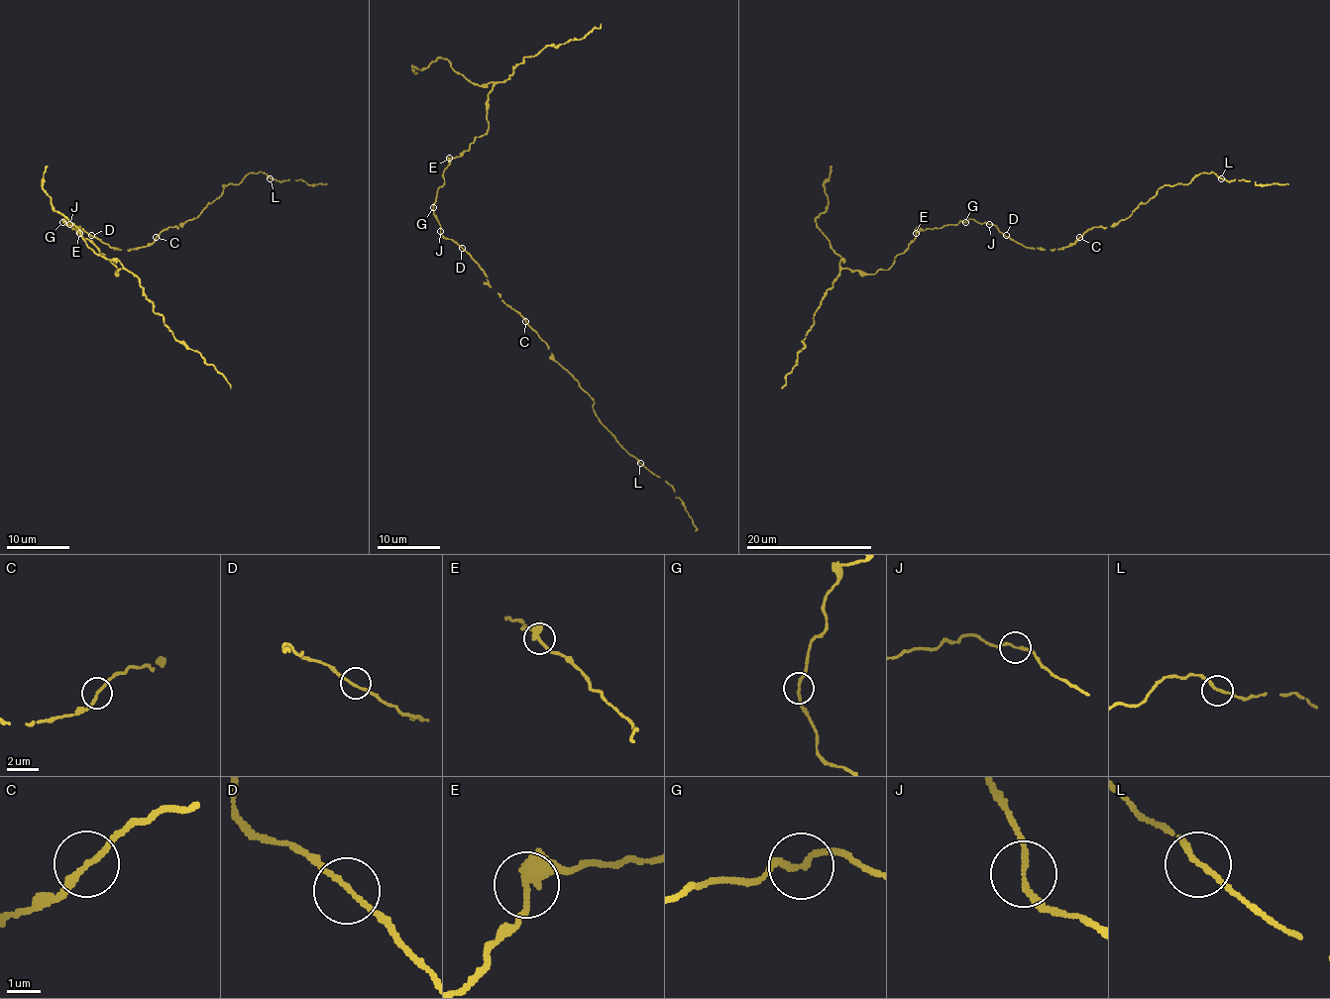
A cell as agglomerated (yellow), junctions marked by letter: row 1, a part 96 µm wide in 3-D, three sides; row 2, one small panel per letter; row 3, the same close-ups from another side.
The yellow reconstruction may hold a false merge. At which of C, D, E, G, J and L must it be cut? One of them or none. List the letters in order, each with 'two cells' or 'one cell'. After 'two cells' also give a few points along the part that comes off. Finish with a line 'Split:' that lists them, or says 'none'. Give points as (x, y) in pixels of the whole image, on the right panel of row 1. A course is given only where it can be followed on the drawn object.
C: one cell
D: one cell
E: two cells | (916, 233), (888, 270), (840, 271), (782, 388)
G: one cell
J: one cell
L: one cell
Split: E

